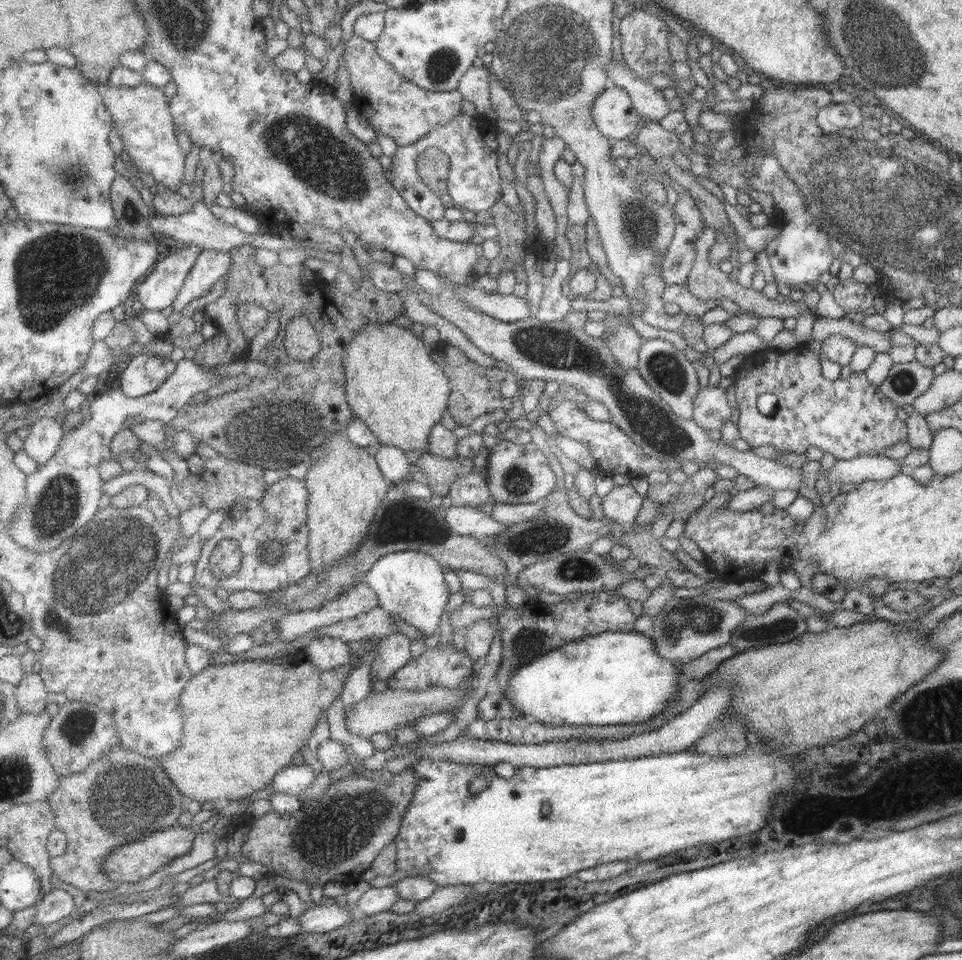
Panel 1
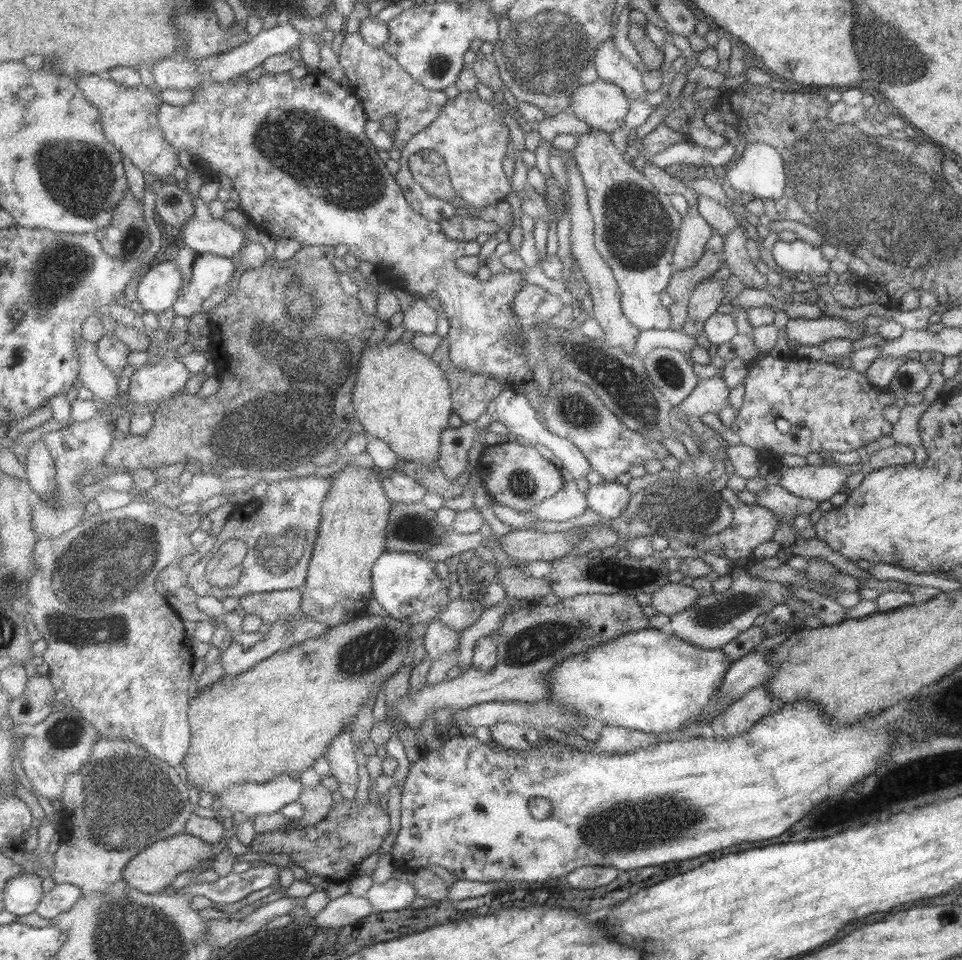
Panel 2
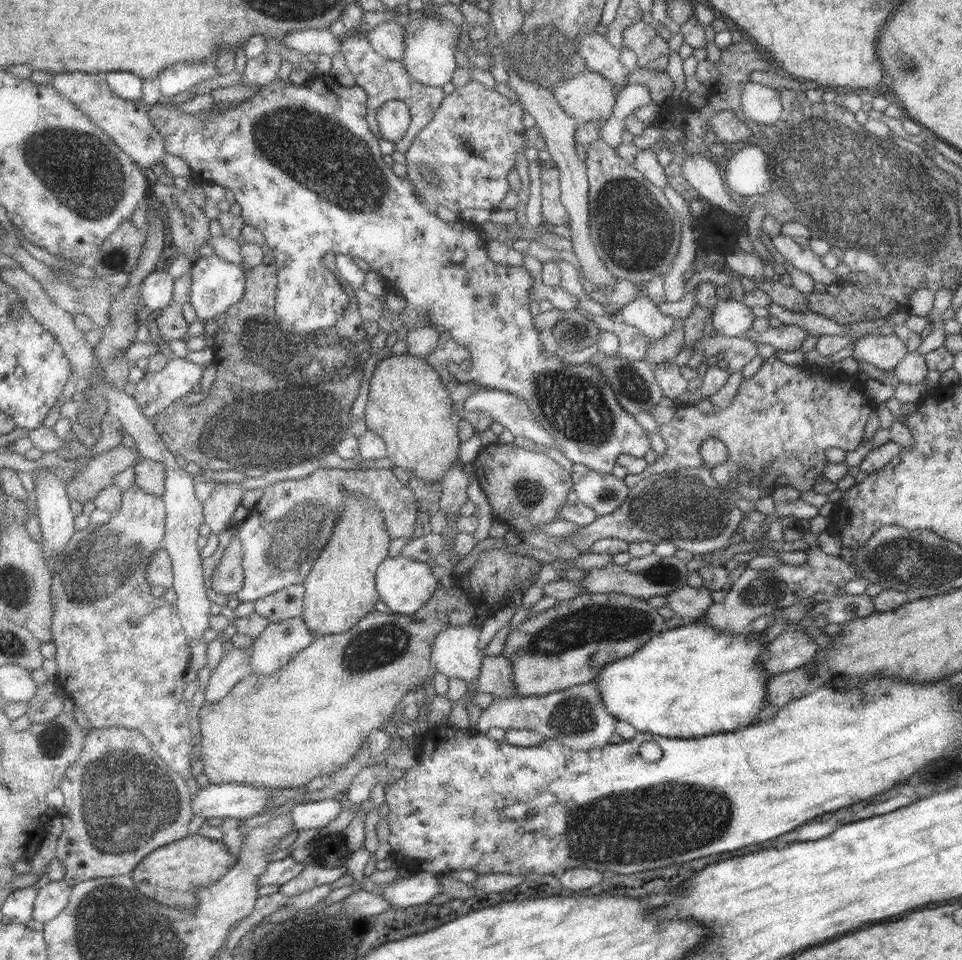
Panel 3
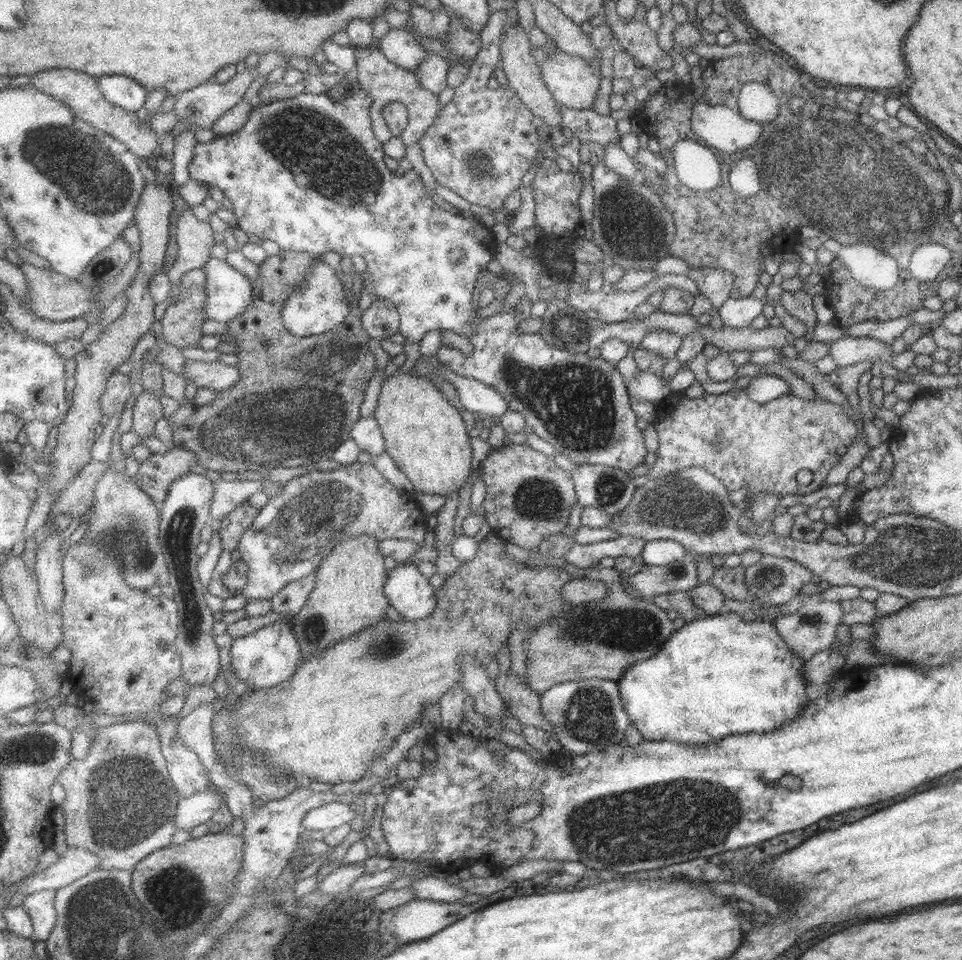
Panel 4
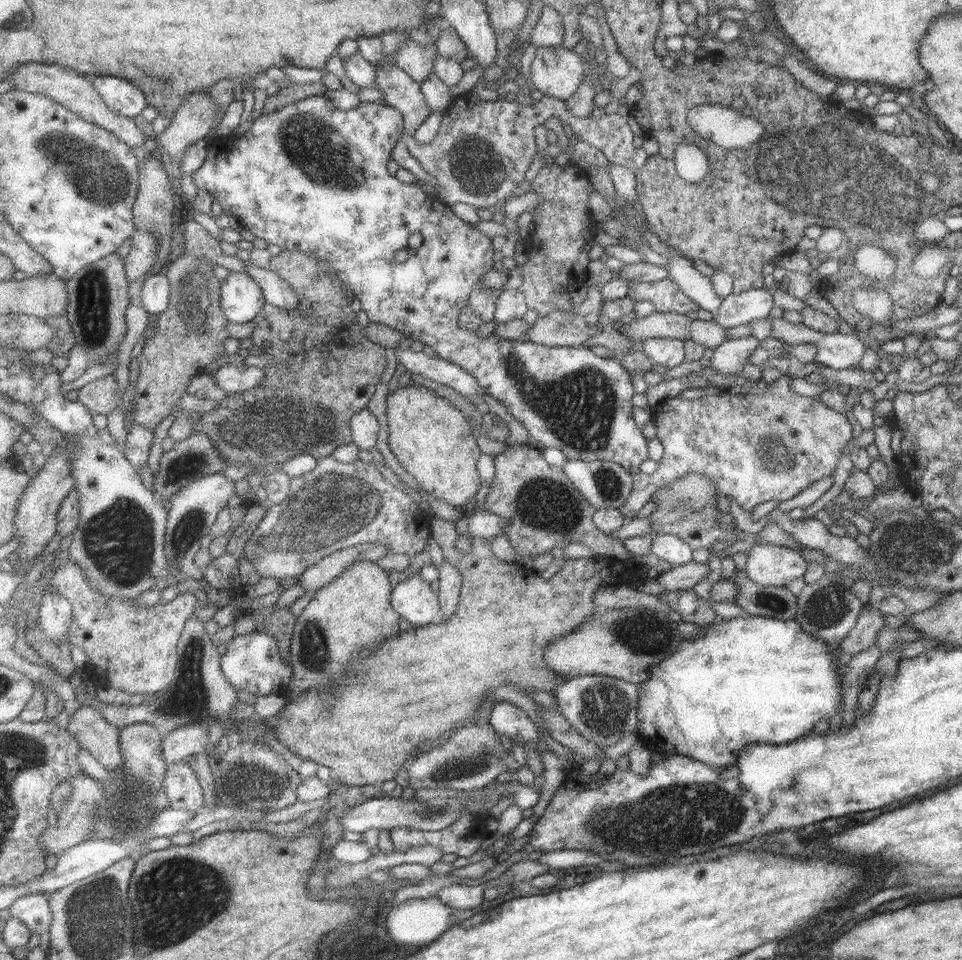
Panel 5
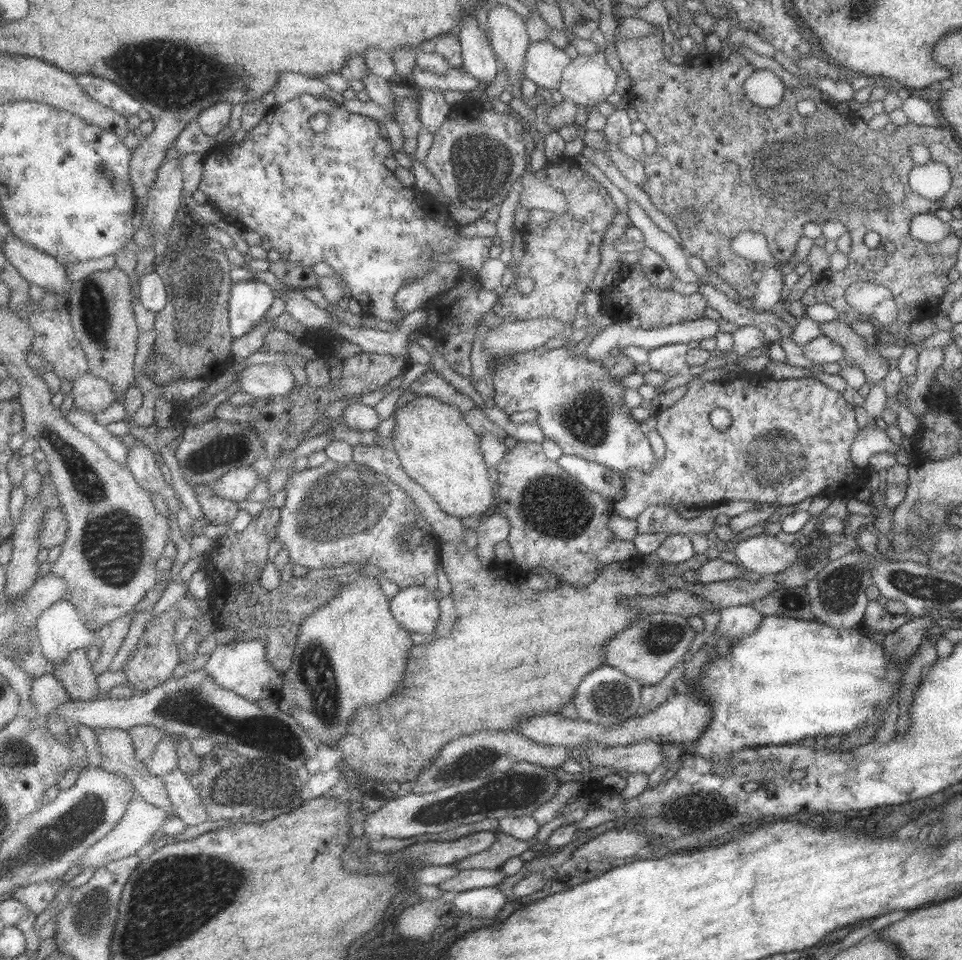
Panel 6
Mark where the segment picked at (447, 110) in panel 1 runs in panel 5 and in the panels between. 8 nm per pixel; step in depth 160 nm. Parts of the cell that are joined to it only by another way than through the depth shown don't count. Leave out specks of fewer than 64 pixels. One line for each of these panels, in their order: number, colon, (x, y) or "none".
2: (386, 89)
3: (383, 79)
4: (386, 82)
5: (400, 90)

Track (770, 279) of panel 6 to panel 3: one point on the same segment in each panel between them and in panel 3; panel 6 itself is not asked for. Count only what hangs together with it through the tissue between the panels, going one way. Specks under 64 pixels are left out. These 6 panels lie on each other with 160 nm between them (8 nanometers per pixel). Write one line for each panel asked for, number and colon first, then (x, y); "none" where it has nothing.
3: (731, 318)
4: (734, 313)
5: (736, 309)

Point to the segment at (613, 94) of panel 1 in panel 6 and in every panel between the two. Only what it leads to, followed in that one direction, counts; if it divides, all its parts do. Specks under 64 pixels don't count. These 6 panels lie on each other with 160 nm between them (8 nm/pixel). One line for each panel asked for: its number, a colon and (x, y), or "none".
2: (601, 105)
3: (586, 96)
4: (571, 80)
5: (557, 71)
6: (546, 63)

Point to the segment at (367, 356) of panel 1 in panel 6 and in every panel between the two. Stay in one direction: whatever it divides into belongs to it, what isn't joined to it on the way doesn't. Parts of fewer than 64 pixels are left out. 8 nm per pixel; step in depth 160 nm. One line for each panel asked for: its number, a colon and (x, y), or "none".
2: (403, 397)
3: (408, 405)
4: (427, 436)
5: (434, 441)
6: (436, 446)

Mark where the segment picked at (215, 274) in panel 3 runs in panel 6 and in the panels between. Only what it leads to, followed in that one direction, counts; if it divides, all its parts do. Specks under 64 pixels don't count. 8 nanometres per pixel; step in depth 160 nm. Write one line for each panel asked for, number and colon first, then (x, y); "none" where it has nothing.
4: (229, 292)
5: (243, 300)
6: (250, 299)

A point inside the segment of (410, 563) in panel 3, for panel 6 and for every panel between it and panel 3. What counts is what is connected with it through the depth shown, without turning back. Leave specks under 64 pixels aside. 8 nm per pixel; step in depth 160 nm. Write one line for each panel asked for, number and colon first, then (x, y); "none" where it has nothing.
4: (410, 593)
5: (413, 598)
6: (417, 609)

